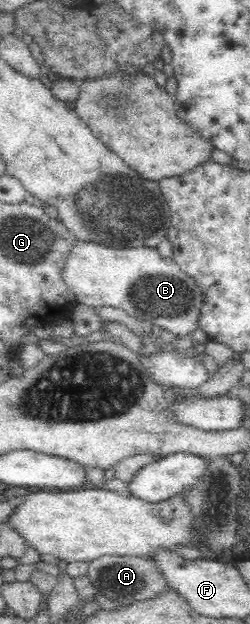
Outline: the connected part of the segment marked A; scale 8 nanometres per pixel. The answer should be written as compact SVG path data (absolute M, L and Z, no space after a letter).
M101 555L89 562L87 576L94 584L94 595L98 597L98 592L106 595L110 601L116 601L121 606L129 606L134 602L149 600L167 593L171 589L171 584L159 570L159 563L151 558L140 556L113 556Z

